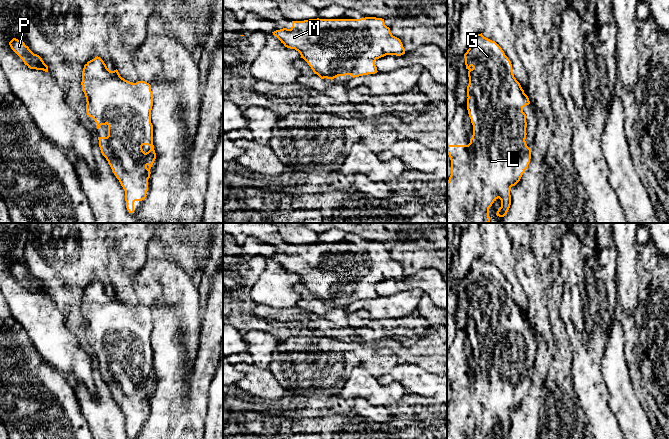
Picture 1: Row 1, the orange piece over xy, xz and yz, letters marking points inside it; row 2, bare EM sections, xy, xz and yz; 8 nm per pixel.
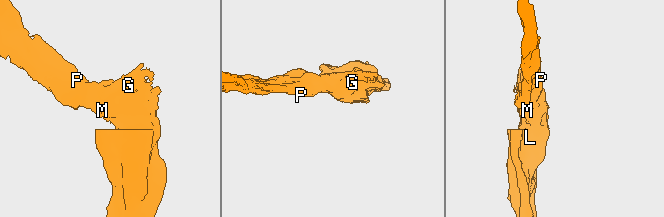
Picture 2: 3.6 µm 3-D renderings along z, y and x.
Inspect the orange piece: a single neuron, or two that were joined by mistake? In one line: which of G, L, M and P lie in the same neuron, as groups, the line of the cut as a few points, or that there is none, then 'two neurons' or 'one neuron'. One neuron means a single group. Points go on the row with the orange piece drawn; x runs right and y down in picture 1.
G L M P | no cut | one neuron

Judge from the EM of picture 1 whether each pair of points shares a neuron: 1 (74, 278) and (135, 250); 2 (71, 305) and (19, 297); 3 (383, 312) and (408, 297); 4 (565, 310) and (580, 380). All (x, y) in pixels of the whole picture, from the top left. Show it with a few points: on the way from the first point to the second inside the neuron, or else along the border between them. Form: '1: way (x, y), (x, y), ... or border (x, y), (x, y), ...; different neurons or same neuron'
1: way (89, 263), (101, 251), (120, 250); same neuron
2: border (48, 295), (65, 313); different neurons
3: way (389, 307), (402, 303); same neuron
4: way (571, 327), (572, 332), (577, 337), (580, 363); same neuron

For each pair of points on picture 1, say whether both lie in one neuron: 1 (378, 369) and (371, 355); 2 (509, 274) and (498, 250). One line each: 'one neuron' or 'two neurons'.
1: one neuron
2: one neuron

